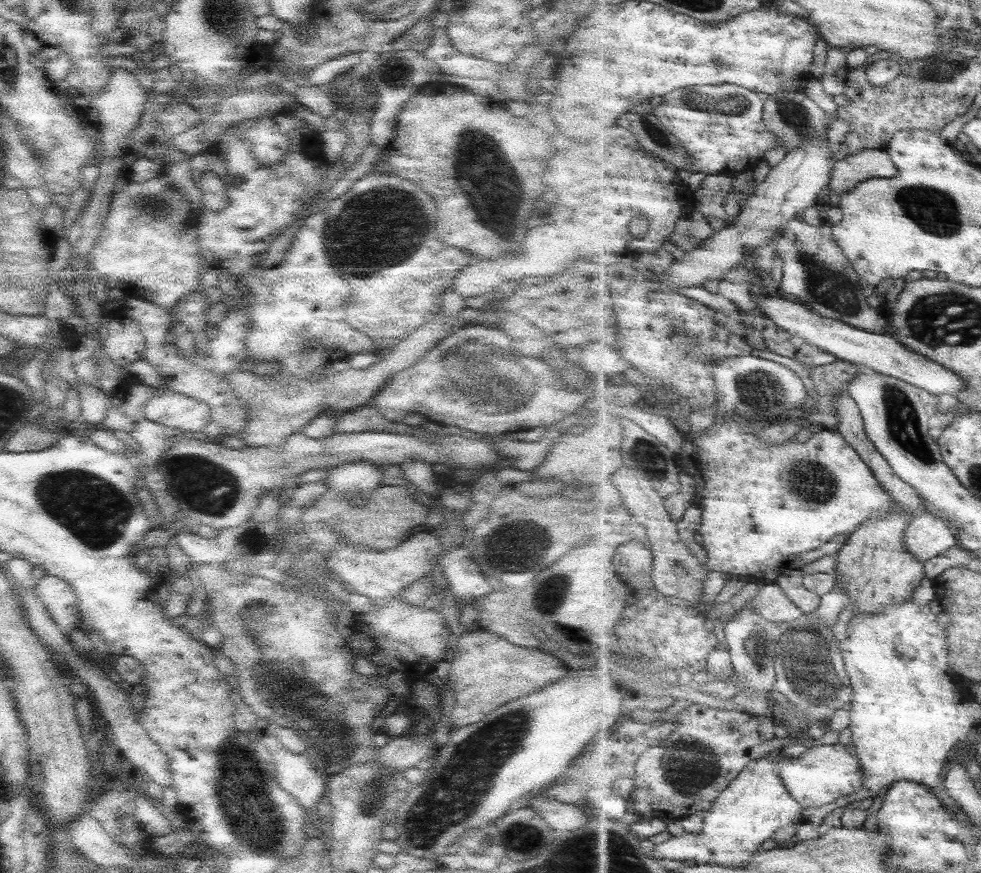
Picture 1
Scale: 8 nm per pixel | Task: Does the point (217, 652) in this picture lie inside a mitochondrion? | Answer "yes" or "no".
no

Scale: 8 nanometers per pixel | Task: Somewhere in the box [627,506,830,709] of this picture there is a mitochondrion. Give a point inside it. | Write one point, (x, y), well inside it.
(762, 646)

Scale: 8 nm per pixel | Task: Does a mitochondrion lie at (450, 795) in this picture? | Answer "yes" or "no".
yes

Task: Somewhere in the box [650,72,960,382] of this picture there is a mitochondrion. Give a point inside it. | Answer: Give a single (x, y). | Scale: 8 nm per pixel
(826, 286)

